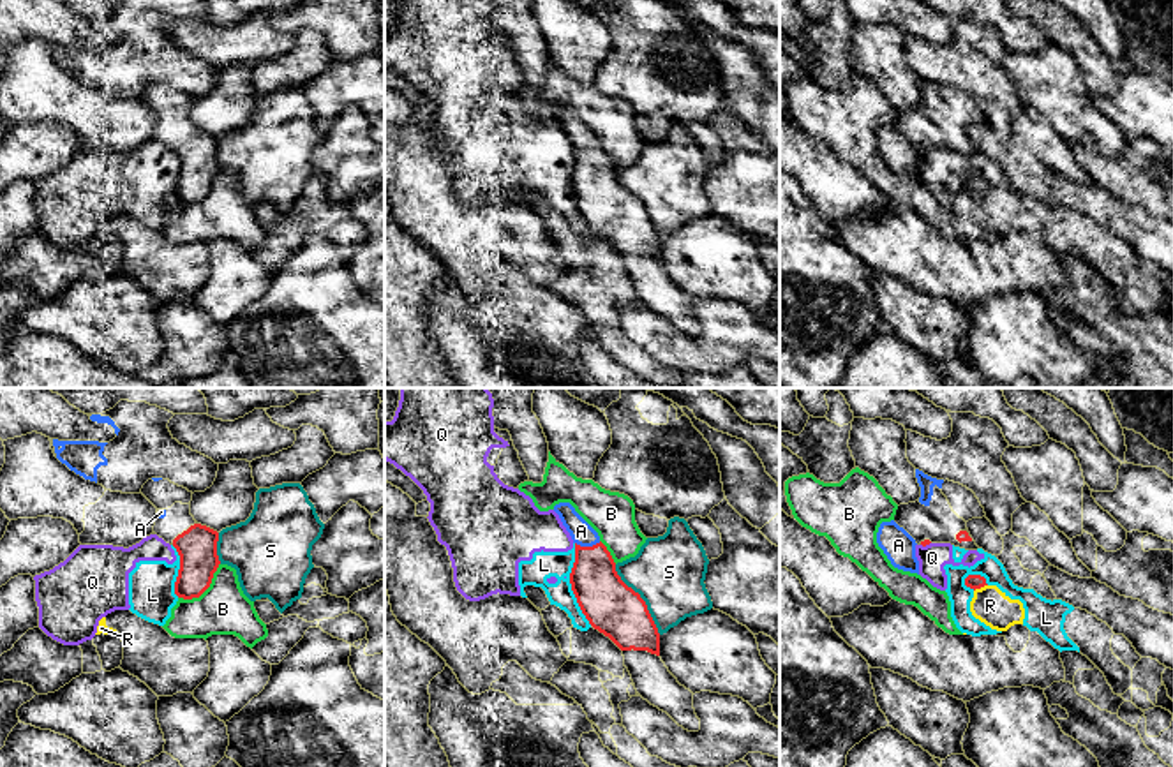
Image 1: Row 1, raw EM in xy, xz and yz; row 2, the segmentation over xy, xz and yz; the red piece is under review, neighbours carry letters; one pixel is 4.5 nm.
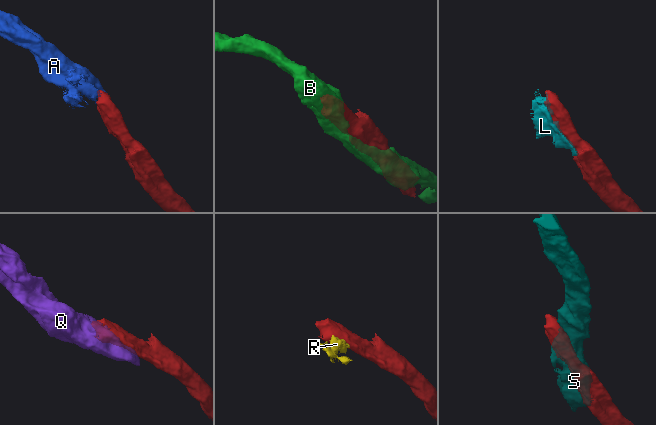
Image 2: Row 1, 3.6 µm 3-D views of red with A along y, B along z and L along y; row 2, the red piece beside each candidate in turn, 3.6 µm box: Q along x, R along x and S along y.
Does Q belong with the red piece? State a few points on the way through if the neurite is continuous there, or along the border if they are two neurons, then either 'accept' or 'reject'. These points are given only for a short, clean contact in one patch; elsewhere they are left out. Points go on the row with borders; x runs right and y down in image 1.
along yz (930, 542), (921, 545) | reject

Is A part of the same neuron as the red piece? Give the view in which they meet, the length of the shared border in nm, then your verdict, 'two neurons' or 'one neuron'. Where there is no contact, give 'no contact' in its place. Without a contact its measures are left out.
meets red in xz; contact 120 nm long; one neuron

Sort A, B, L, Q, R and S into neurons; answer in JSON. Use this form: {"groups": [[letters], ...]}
{"groups": [["A"], ["B"], ["L", "Q", "R"], ["S"]]}

